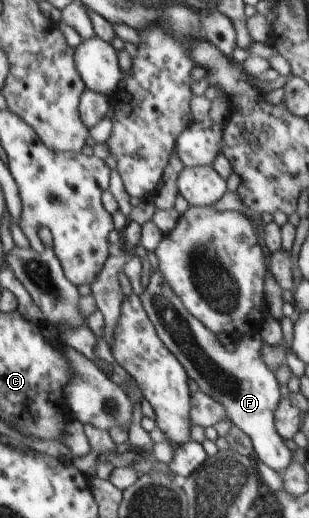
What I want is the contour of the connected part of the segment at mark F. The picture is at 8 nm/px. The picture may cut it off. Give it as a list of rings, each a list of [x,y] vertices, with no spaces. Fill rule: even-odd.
[[[151,272],[148,286],[139,296],[148,319],[152,322],[158,338],[176,360],[184,366],[188,378],[194,380],[200,392],[214,397],[226,410],[226,419],[249,436],[254,446],[254,459],[263,466],[273,469],[282,475],[290,466],[291,451],[288,450],[274,426],[274,412],[280,402],[280,384],[275,373],[264,364],[260,348],[262,338],[259,332],[243,337],[233,352],[225,350],[216,334],[210,332],[200,320],[196,320],[180,298],[168,288],[160,272]]]

